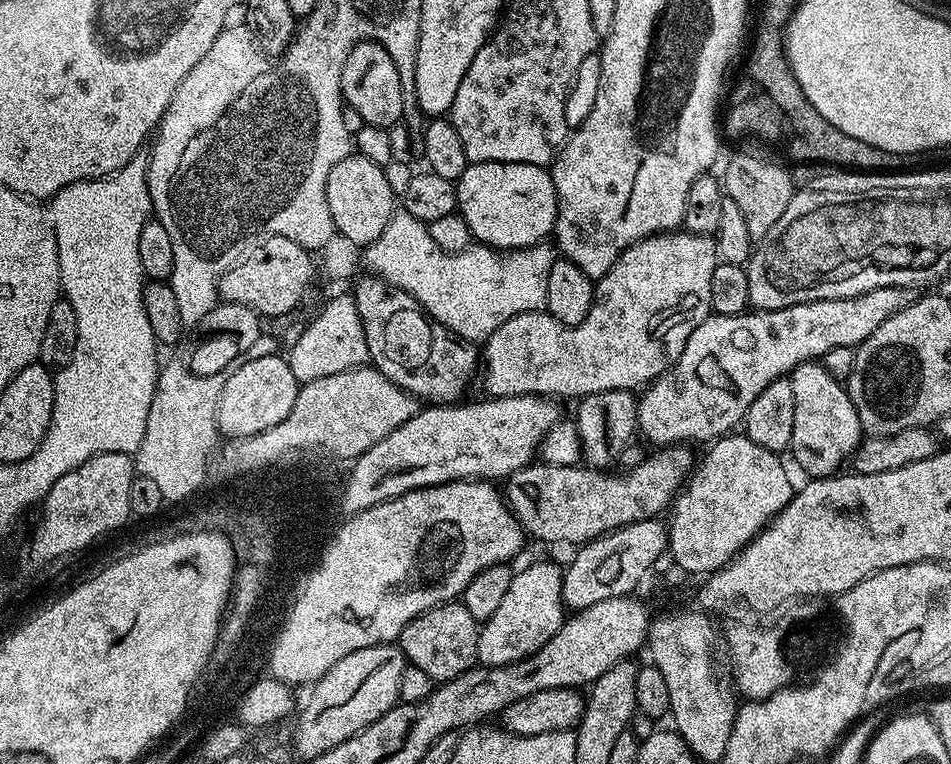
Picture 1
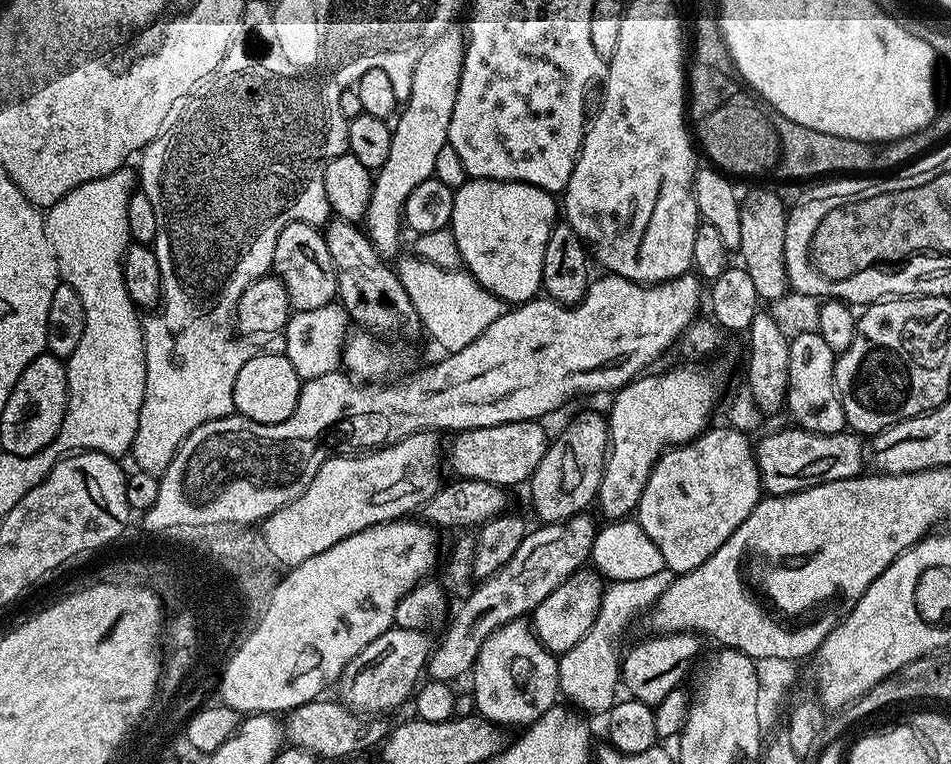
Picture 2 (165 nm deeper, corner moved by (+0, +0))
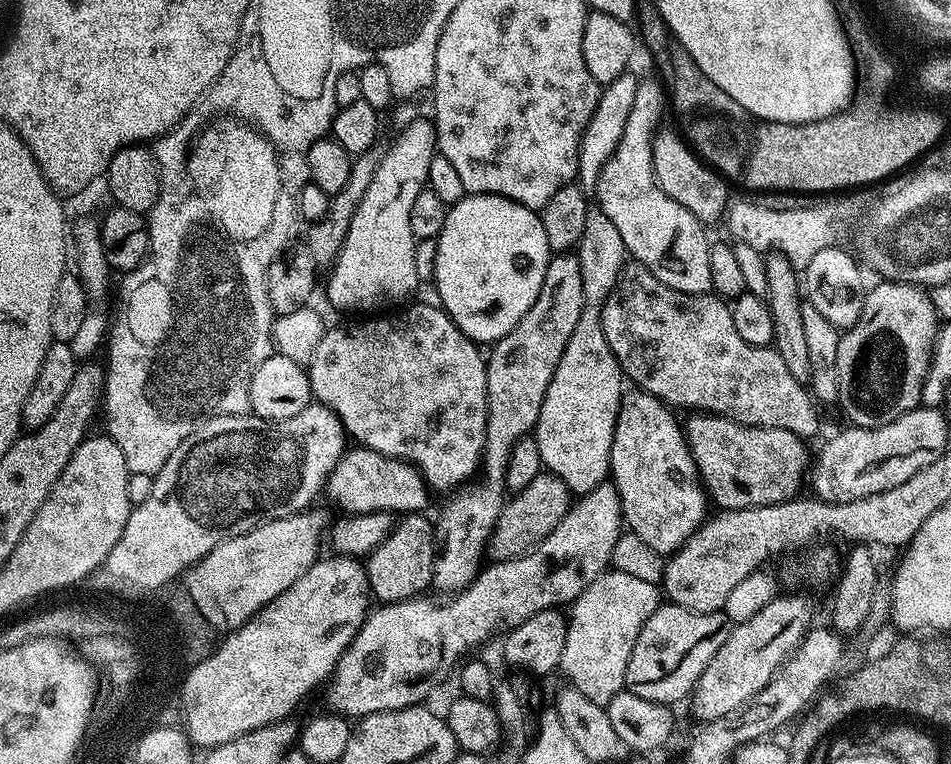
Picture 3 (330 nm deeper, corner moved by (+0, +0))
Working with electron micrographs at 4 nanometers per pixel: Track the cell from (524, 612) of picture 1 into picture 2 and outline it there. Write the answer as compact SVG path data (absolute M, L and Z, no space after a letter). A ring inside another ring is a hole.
M524 618L506 622L486 638L470 671L471 678L475 711L491 724L533 724L557 704L560 696L557 657L542 646L531 623Z

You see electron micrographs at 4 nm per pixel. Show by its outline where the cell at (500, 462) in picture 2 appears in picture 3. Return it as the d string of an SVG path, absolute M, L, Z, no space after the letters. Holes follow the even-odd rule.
M352 446L345 451L341 456L340 461L334 466L334 470L328 476L328 483L326 485L326 492L329 492L331 498L342 508L346 508L347 513L355 514L358 512L390 512L393 514L420 514L425 511L424 507L428 504L428 492L430 493L429 485L426 483L424 473L413 463L394 456L387 456L381 452L375 452L363 446Z

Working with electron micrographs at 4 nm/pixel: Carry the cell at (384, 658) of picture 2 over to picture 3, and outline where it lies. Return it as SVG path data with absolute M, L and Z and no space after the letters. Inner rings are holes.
M557 255L549 259L546 278L542 278L542 290L538 298L534 298L534 306L522 314L518 326L514 326L510 334L491 345L492 353L486 356L488 417L484 430L484 448L480 451L475 475L445 499L449 500L445 502L440 517L435 517L432 529L433 589L459 594L469 588L482 571L488 541L492 538L492 531L506 503L504 483L510 450L514 450L517 442L535 429L547 387L578 325L582 306L582 282L575 255Z

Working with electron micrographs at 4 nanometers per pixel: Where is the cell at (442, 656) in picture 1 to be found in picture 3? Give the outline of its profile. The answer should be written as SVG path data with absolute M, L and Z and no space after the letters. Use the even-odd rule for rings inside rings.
M408 514L397 523L391 535L372 552L366 560L366 571L368 573L368 586L373 597L377 596L380 604L403 604L406 600L416 600L419 592L429 591L432 582L432 550L434 541L432 529L434 527L431 519L427 520L424 514Z

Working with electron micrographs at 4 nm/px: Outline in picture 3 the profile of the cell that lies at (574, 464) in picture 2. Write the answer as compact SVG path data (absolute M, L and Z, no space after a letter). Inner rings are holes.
M542 474L534 478L534 482L526 486L526 490L515 493L505 503L492 531L492 538L488 541L487 555L493 561L499 562L517 560L519 556L531 552L542 543L546 534L550 534L550 530L554 530L554 526L558 526L558 522L562 522L570 507L568 498L570 498L569 488L556 475Z

